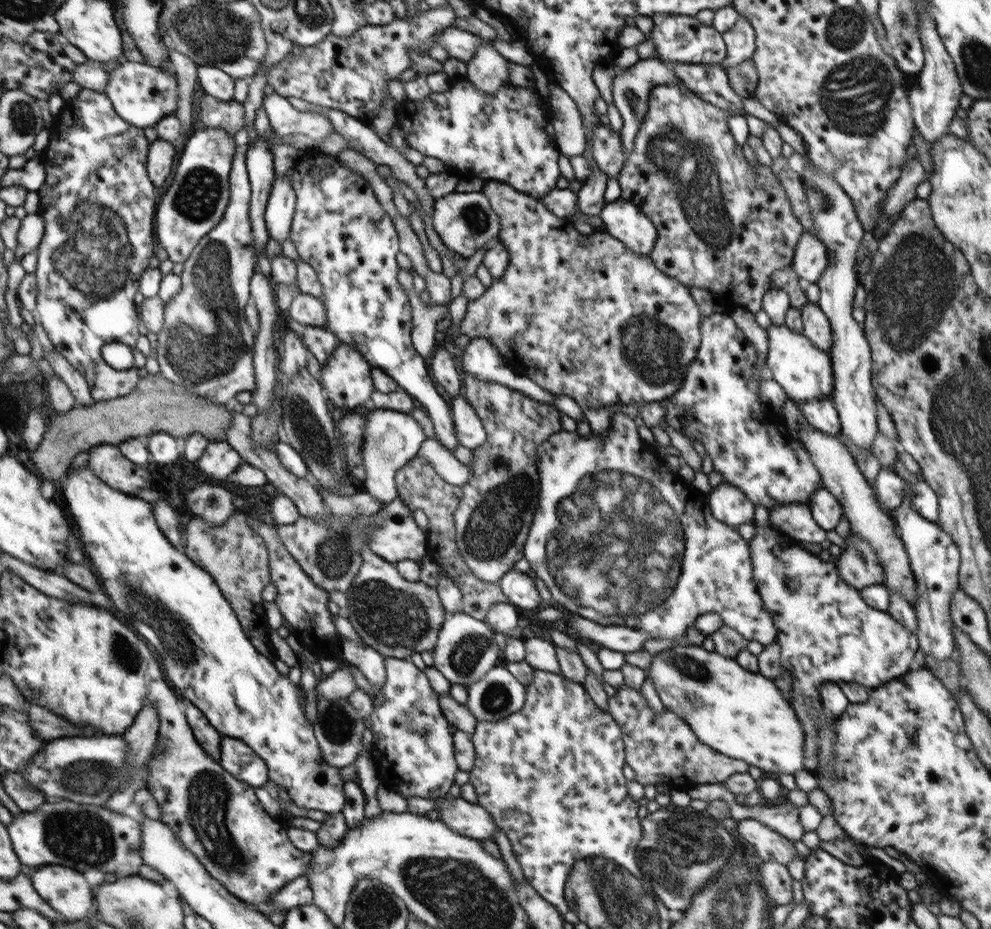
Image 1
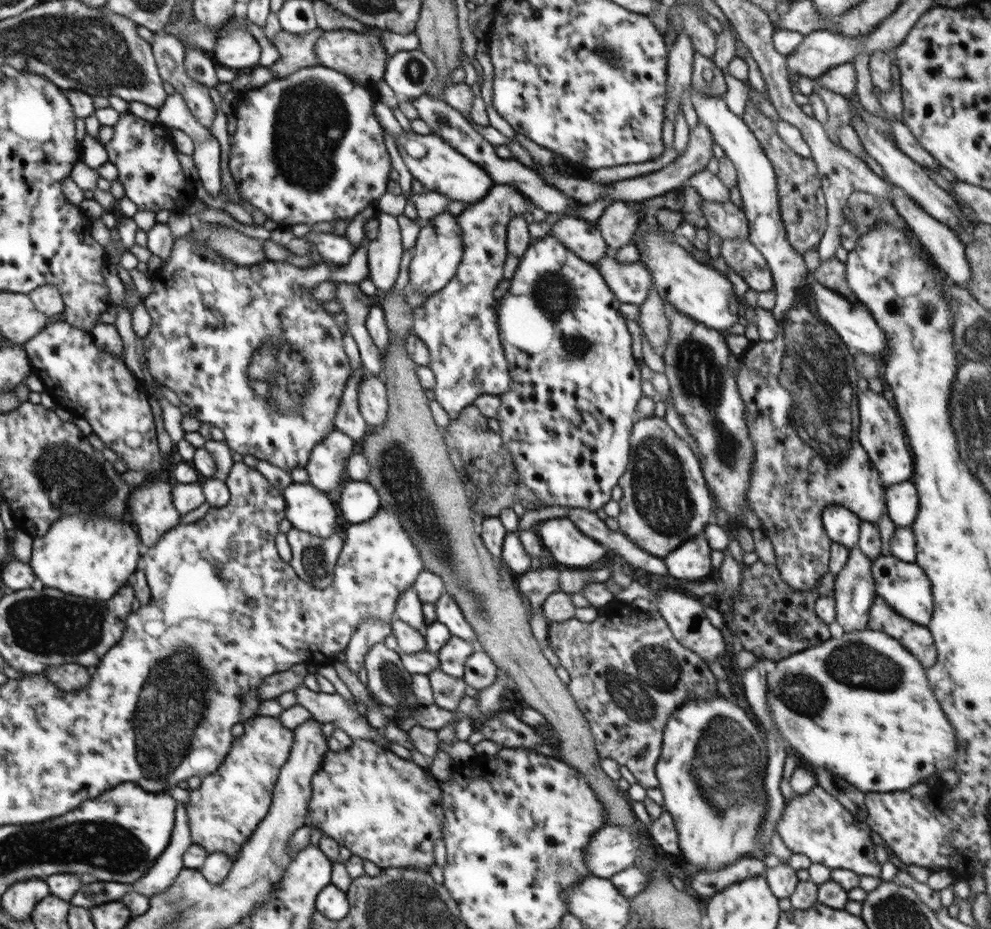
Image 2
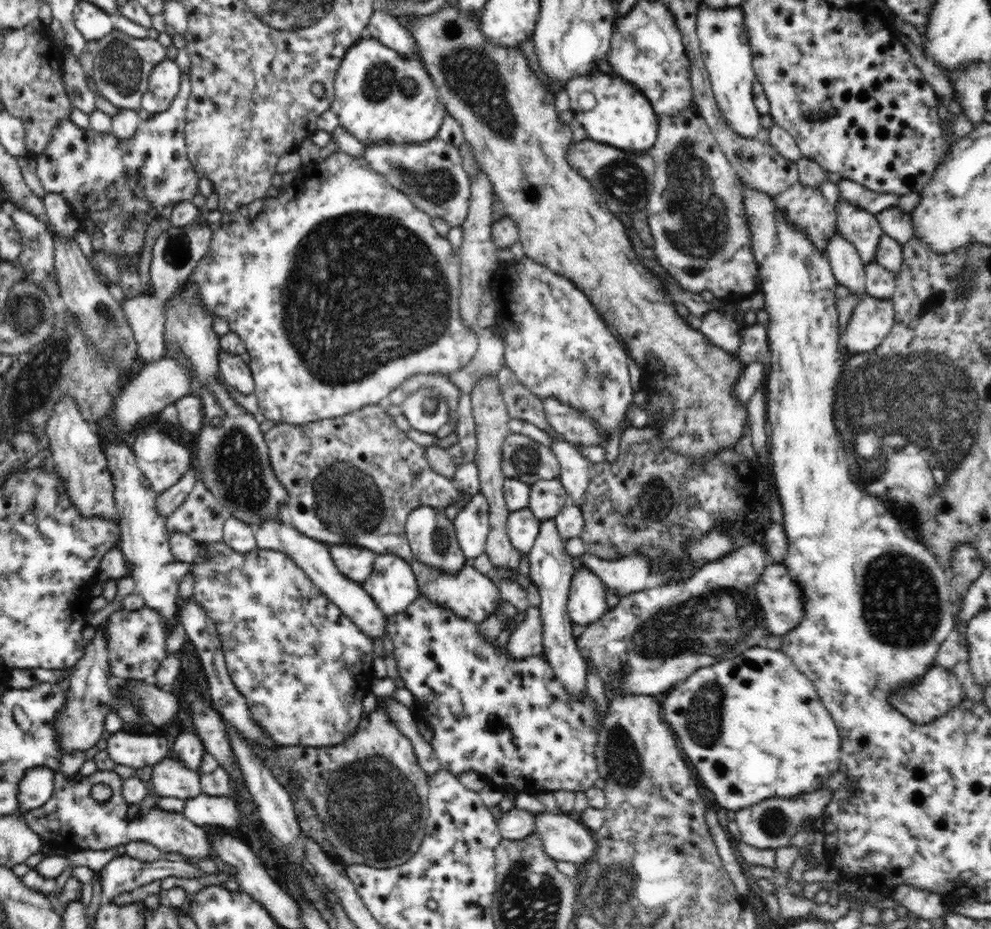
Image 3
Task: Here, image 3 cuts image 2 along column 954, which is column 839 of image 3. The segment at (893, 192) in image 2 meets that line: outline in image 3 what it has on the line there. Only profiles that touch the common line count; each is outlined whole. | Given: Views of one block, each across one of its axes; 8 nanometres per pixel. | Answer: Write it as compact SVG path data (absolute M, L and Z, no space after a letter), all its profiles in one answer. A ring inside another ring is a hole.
M836 232L826 246L826 255L837 282L854 294L867 296L865 264L854 245Z

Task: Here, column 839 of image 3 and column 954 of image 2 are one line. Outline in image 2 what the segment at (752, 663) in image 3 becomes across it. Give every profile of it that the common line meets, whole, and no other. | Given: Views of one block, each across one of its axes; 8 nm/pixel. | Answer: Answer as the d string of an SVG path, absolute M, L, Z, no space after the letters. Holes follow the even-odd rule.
M866 628L860 631L845 632L840 638L830 637L818 646L791 654L788 658L776 662L776 670L767 673L767 683L769 692L766 694L766 703L772 713L770 717L774 719L782 737L790 743L793 752L799 752L800 763L806 764L806 760L808 760L810 764L824 766L844 777L846 781L864 793L908 791L915 784L926 781L932 774L939 775L944 770L952 770L956 767L956 752L958 752L956 733L954 733L954 727L948 721L946 713L942 711L934 692L930 689L925 667L918 661L918 658L906 650L900 641L890 637L884 631Z

